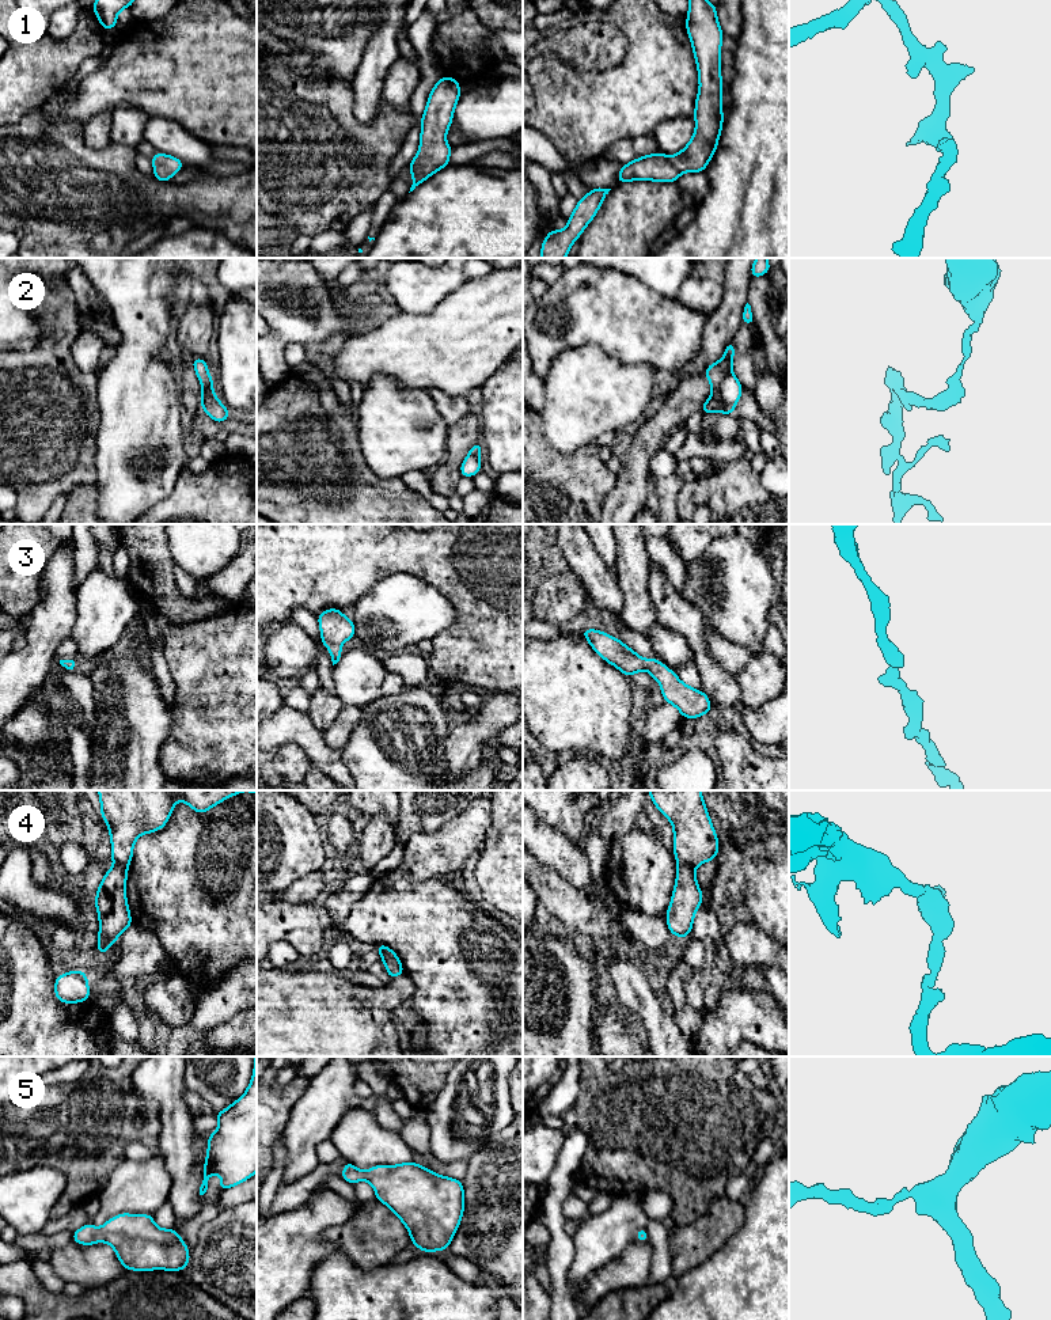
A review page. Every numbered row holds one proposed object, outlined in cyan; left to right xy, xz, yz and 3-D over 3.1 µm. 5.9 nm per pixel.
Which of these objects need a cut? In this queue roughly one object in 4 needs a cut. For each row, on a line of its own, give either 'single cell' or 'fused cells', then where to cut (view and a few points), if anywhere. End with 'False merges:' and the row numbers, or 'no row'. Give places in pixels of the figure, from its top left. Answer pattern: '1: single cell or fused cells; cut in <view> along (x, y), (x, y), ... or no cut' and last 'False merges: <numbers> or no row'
1: single cell; no cut
2: fused cells; cut in yz along (723, 359), (727, 371), (720, 386), (720, 399), (733, 408)
3: single cell; no cut
4: fused cells; cut in yz along (678, 864), (686, 864), (693, 869)
5: single cell; no cut
False merges: 2, 4

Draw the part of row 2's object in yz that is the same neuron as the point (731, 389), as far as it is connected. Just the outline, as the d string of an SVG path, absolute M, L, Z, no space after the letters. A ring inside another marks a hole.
M729 341L725 346L724 360L728 364L728 371L720 386L720 395L724 406L735 407L740 401L743 386L732 372L732 364L735 357L735 342Z

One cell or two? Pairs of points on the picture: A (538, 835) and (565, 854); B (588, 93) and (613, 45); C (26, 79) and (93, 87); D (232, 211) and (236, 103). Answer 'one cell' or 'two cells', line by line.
A: one cell
B: two cells
C: two cells
D: two cells

